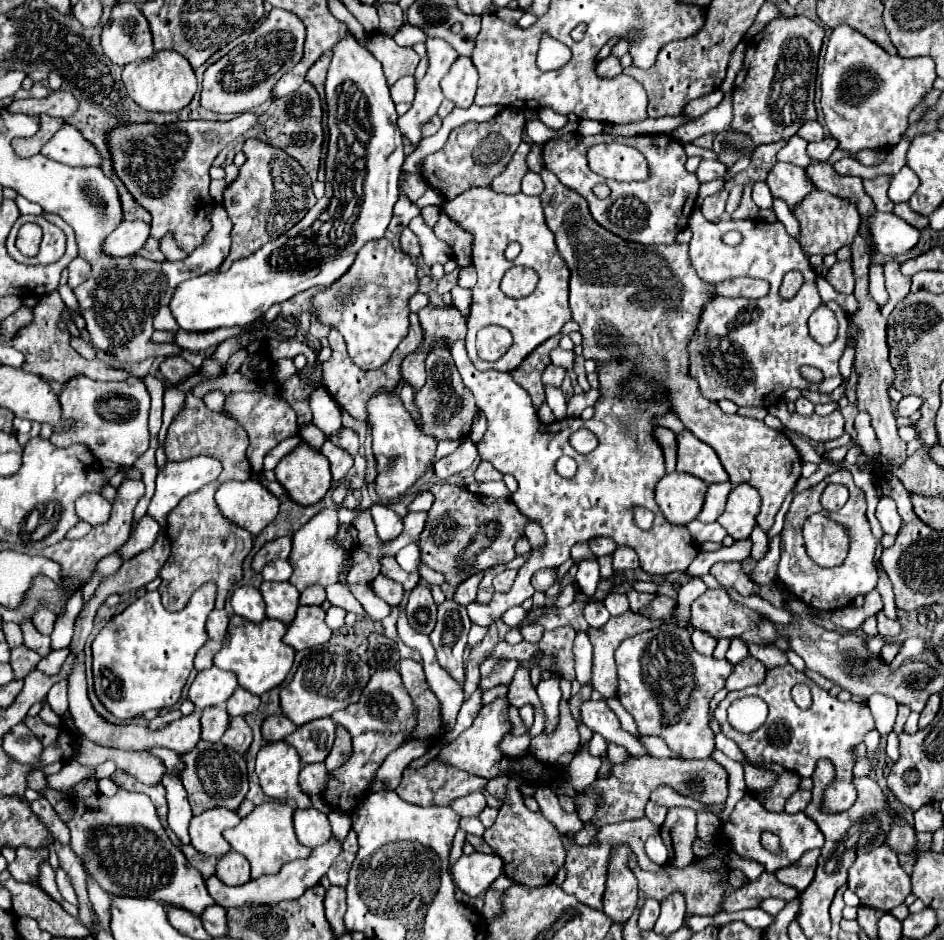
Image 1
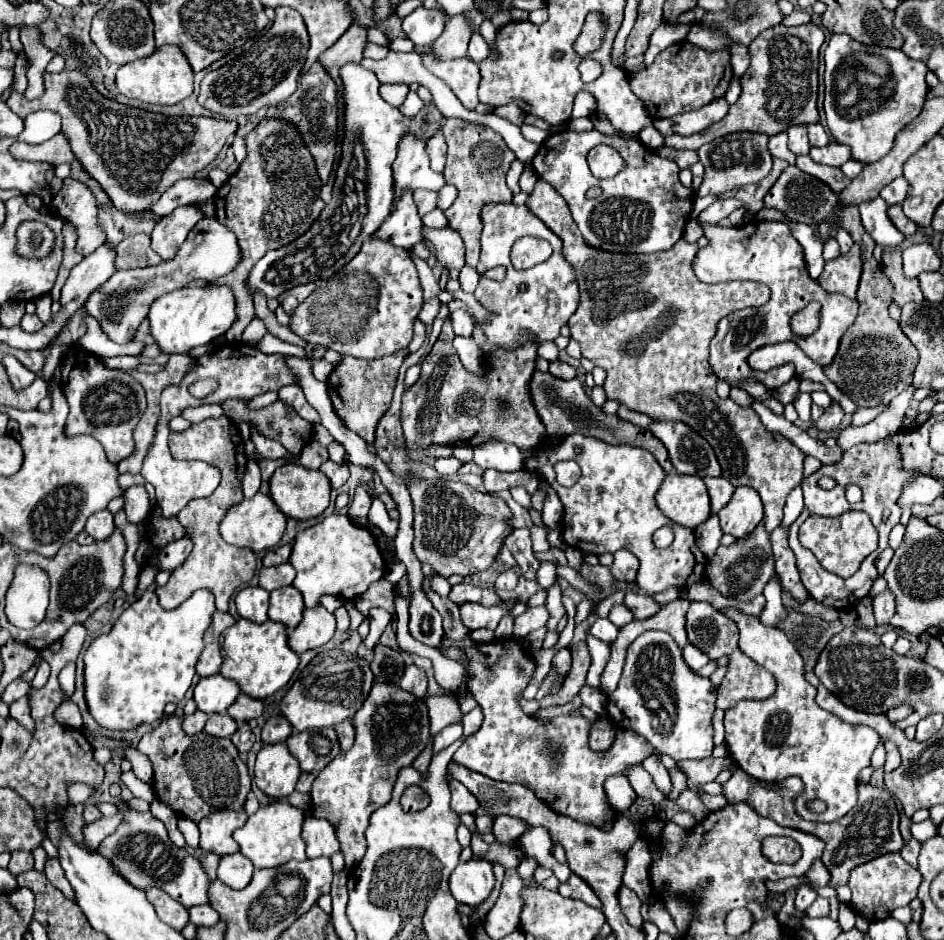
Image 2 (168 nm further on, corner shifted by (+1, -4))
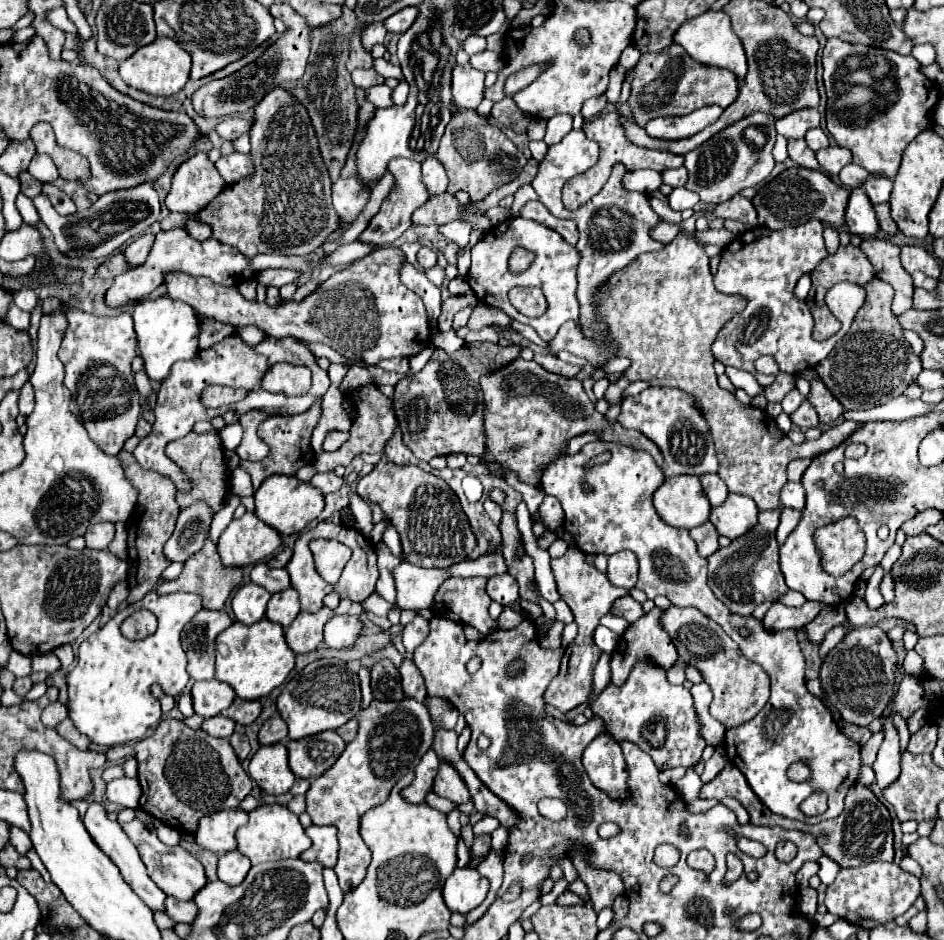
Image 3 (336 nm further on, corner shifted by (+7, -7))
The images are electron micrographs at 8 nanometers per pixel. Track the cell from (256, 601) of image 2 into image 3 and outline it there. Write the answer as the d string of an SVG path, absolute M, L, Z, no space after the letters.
M257 584L241 586L235 592L233 602L231 602L235 618L245 626L251 626L251 624L259 622L265 616L265 608L267 608L269 598L271 598L271 594Z

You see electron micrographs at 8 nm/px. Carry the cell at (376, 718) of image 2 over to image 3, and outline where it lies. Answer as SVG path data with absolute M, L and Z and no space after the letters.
M403 698L403 700L373 700L367 708L361 708L359 732L351 740L341 758L317 780L311 782L307 790L307 814L317 826L335 826L339 838L339 862L335 866L339 884L343 892L349 892L365 878L365 868L369 866L369 848L361 840L359 822L361 816L383 804L389 798L391 788L405 774L415 770L423 754L433 744L435 726L429 718L425 704Z

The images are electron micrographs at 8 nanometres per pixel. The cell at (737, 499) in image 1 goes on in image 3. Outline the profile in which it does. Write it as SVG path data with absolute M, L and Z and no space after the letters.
M729 494L727 500L711 510L711 522L721 536L735 540L747 534L757 524L757 504L749 496Z

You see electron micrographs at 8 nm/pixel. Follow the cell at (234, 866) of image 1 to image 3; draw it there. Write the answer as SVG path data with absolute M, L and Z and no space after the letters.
M233 850L233 852L227 852L219 858L217 878L229 886L239 886L245 880L249 868L251 868L249 858L243 856L241 852Z

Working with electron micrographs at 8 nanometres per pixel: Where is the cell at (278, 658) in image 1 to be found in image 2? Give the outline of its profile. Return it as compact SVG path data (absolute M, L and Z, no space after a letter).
M239 619L233 627L223 631L221 649L221 675L225 679L233 679L245 695L255 699L265 699L277 689L285 687L299 665L299 655L287 645L287 627L271 619L261 625L251 623L247 619Z

